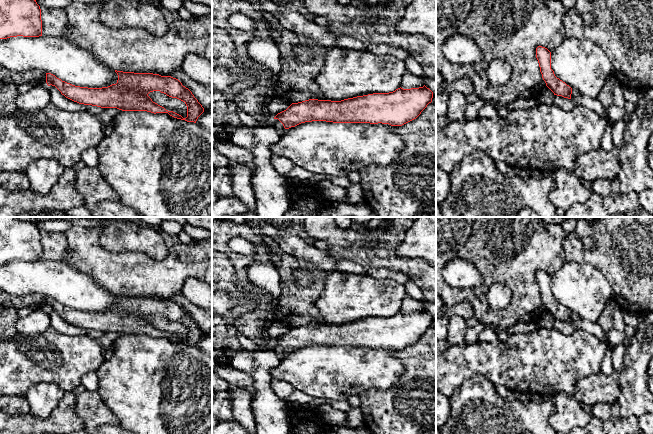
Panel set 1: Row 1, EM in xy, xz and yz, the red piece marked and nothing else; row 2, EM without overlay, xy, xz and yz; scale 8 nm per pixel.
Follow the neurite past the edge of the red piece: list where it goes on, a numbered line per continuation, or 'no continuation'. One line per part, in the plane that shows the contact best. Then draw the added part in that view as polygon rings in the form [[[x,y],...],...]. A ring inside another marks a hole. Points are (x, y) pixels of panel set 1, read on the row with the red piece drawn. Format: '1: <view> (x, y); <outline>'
1: yz (578, 99); [[[572,89],[571,100],[575,106],[588,108],[597,113],[601,118],[607,118],[607,110],[602,106],[598,98],[587,97],[578,90]]]

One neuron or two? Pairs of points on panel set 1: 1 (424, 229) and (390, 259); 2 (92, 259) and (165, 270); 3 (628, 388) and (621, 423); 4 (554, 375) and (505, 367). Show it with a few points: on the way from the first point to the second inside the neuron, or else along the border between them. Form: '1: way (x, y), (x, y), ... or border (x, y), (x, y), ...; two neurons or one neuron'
1: border (396, 247), (396, 252), (399, 255), (420, 259); two neurons
2: way (110, 270), (147, 270); one neuron
3: way (628, 397), (628, 409), (625, 414); one neuron
4: way (542, 367), (517, 367); one neuron

